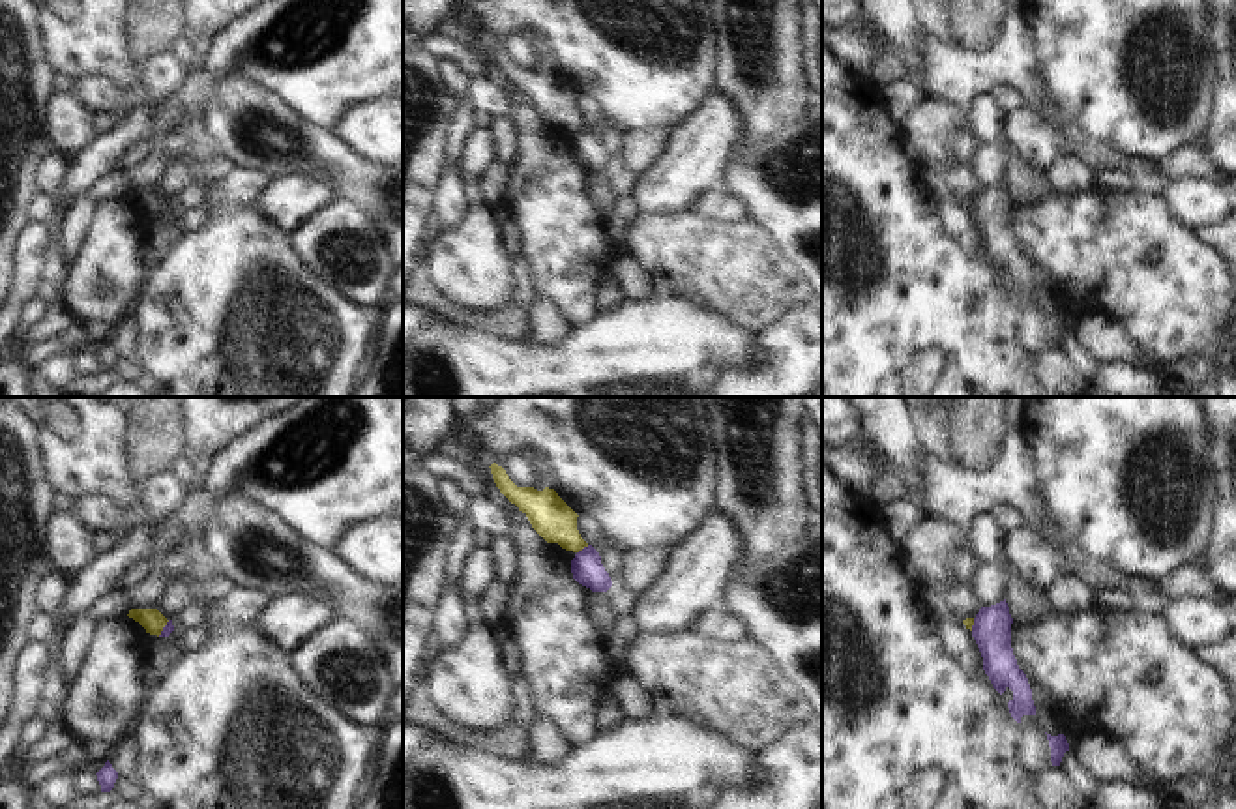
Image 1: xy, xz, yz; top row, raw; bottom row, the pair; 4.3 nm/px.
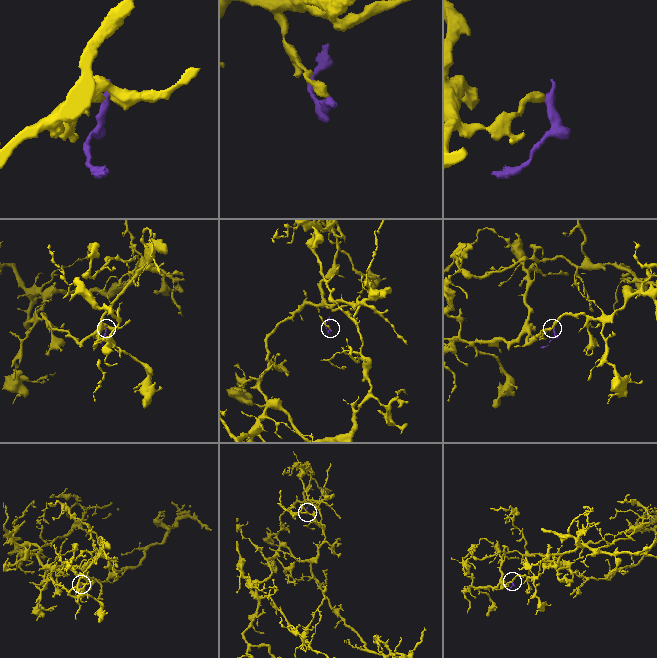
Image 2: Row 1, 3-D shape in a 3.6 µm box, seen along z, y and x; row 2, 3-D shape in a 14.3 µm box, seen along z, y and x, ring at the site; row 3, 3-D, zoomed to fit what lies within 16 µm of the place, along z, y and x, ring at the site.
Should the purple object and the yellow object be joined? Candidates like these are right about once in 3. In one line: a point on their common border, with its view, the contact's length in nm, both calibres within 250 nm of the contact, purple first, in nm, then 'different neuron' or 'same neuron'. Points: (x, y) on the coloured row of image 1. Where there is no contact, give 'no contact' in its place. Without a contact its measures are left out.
xz (585, 547) | 70 nm | 140/180 nm | different neuron

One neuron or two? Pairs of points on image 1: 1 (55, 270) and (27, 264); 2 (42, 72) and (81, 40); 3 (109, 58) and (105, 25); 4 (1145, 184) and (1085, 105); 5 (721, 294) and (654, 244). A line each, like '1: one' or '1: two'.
1: two
2: two
3: one
4: two
5: one

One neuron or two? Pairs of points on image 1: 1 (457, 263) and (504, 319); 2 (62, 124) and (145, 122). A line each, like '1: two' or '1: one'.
1: two
2: two

